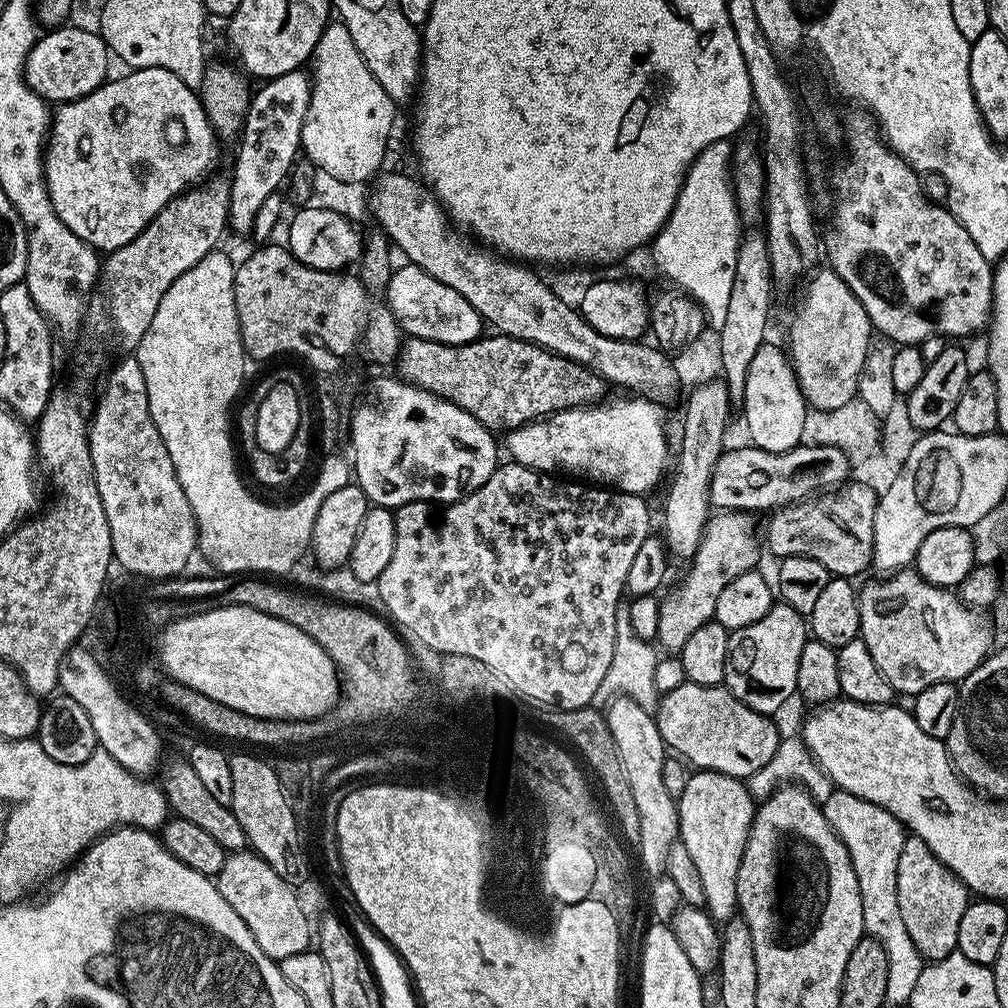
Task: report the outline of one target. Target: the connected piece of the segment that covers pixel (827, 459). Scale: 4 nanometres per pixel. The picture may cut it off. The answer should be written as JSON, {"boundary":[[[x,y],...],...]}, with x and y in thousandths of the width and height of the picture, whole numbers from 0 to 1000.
{"boundary":[[[794,440],[779,448],[761,448],[745,442],[716,448],[704,474],[703,494],[705,503],[710,506],[753,510],[752,508],[757,504],[762,504],[761,506],[779,504],[781,500],[793,500],[794,497],[809,493],[818,486],[828,486],[834,483],[842,472],[843,465],[839,450],[827,442]]]}

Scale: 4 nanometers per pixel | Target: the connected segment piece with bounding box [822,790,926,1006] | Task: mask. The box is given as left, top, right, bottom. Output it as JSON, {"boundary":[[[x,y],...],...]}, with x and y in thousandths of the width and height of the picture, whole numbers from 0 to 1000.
{"boundary":[[[827,784],[815,801],[817,811],[833,828],[833,833],[843,847],[847,867],[851,867],[858,926],[875,935],[875,942],[879,942],[879,954],[883,954],[878,993],[882,997],[900,997],[919,953],[907,935],[903,935],[903,927],[899,927],[899,918],[891,903],[891,847],[895,847],[899,822],[891,812],[887,812],[887,808],[867,796],[859,796],[859,792],[851,792],[851,788]]]}

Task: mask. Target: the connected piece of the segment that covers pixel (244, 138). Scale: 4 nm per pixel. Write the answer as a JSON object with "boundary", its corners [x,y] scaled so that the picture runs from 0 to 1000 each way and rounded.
{"boundary":[[[295,69],[288,73],[280,73],[276,77],[259,82],[258,88],[249,92],[246,110],[242,113],[242,125],[236,136],[238,148],[234,151],[234,164],[228,174],[228,200],[226,201],[226,226],[229,229],[249,231],[252,216],[256,216],[256,208],[268,192],[272,192],[285,180],[291,160],[299,154],[298,134],[301,117],[305,111],[308,75],[305,70]]]}

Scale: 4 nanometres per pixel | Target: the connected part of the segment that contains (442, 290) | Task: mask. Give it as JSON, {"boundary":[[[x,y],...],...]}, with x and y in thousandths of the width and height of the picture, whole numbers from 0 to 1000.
{"boundary":[[[401,260],[398,263],[390,269],[383,291],[385,307],[397,321],[398,330],[439,341],[465,341],[477,336],[482,322],[474,308],[470,308],[454,288],[435,280],[435,276],[427,276],[427,272],[413,262]]]}

